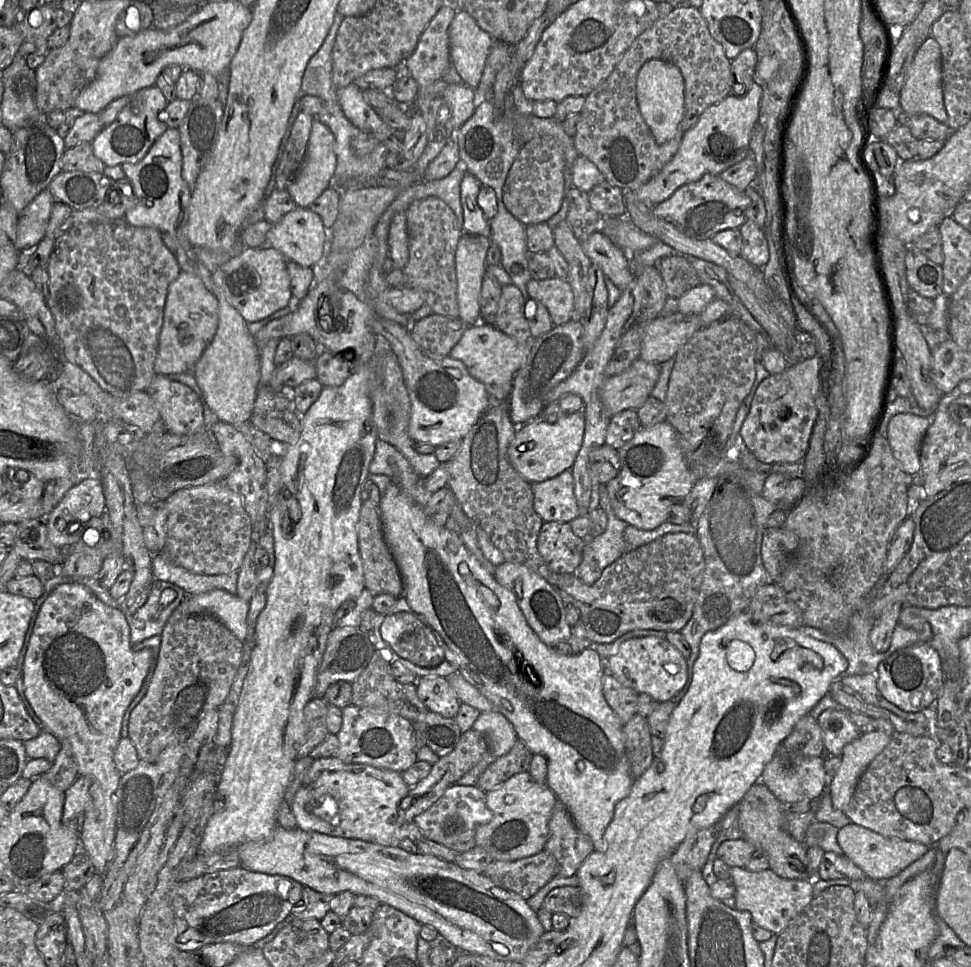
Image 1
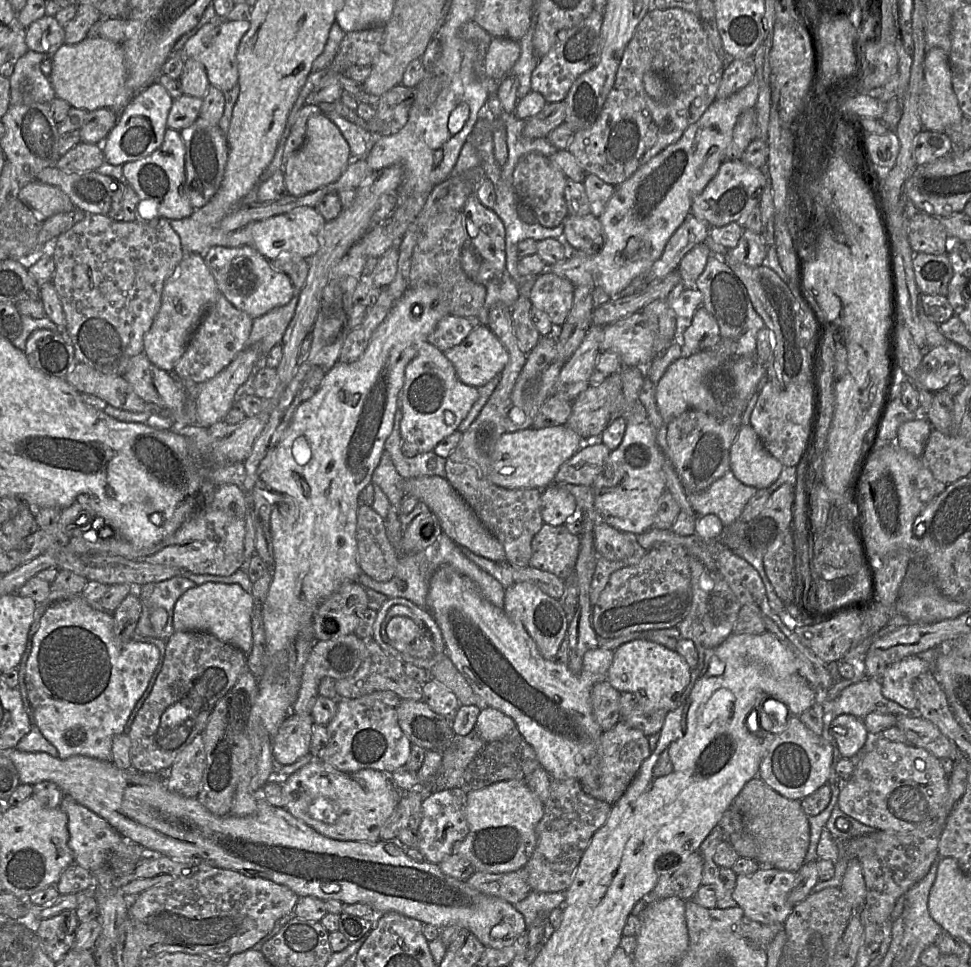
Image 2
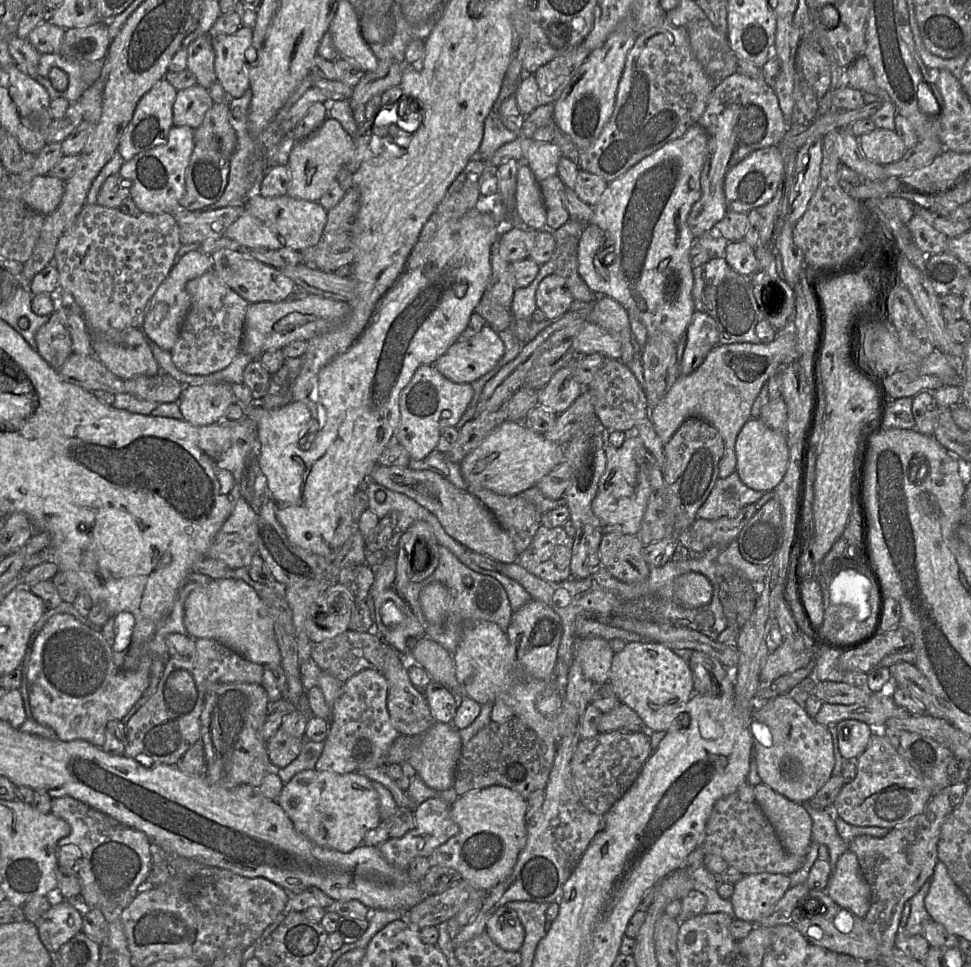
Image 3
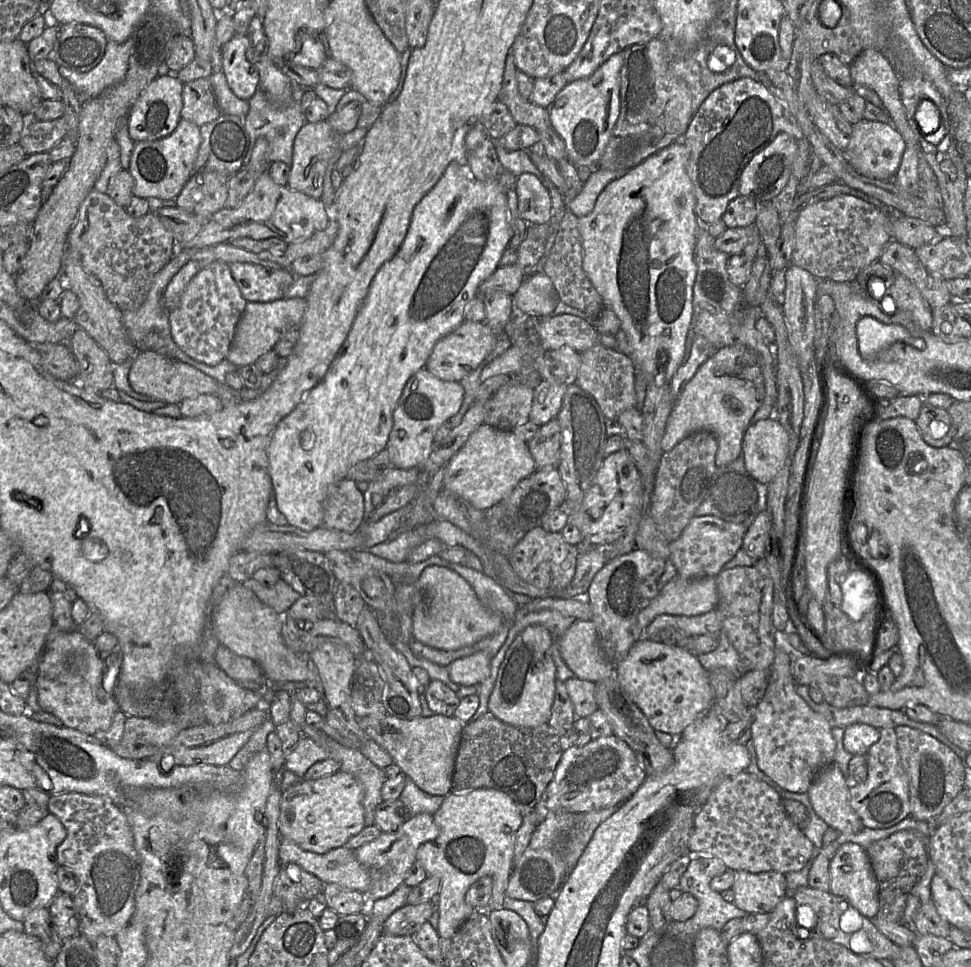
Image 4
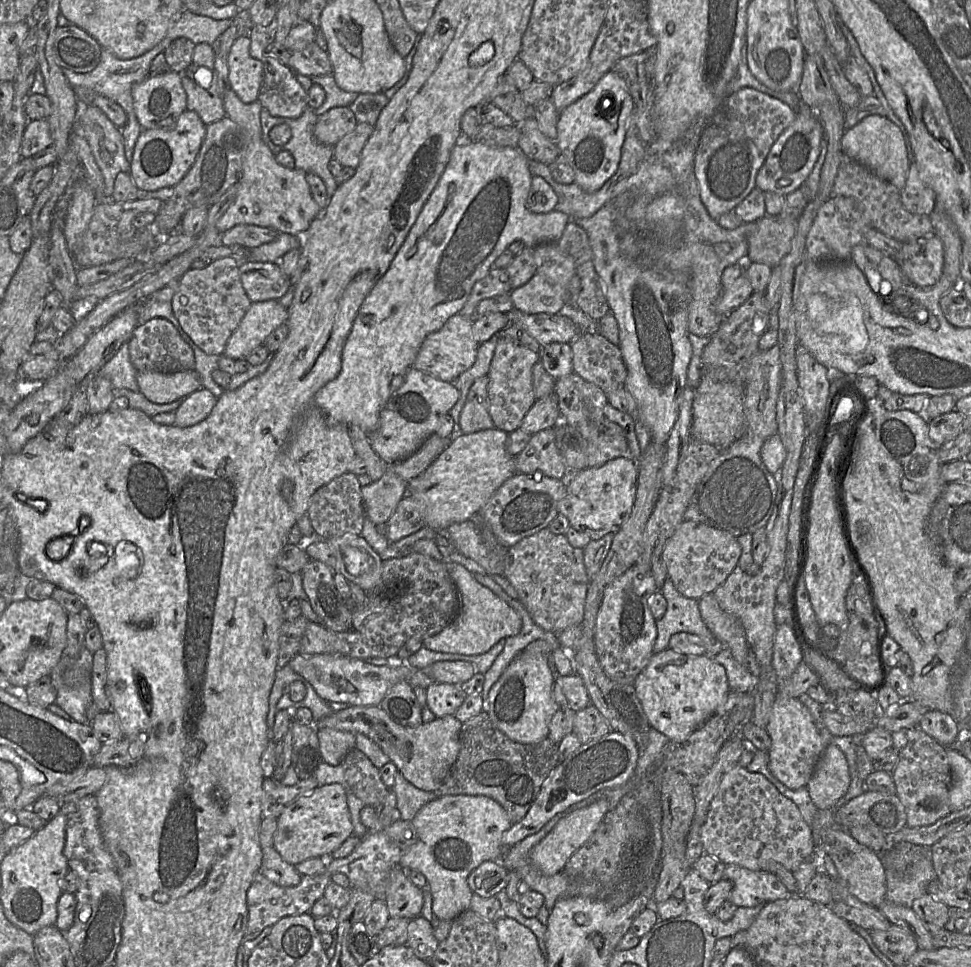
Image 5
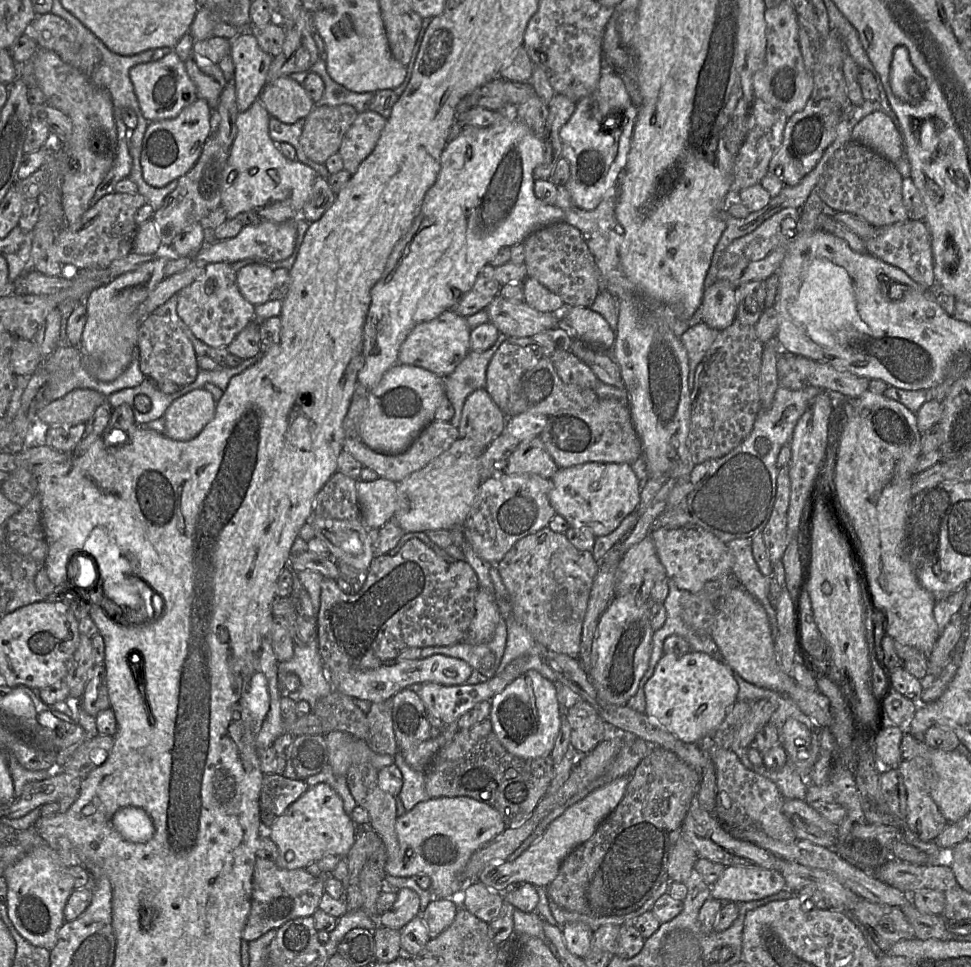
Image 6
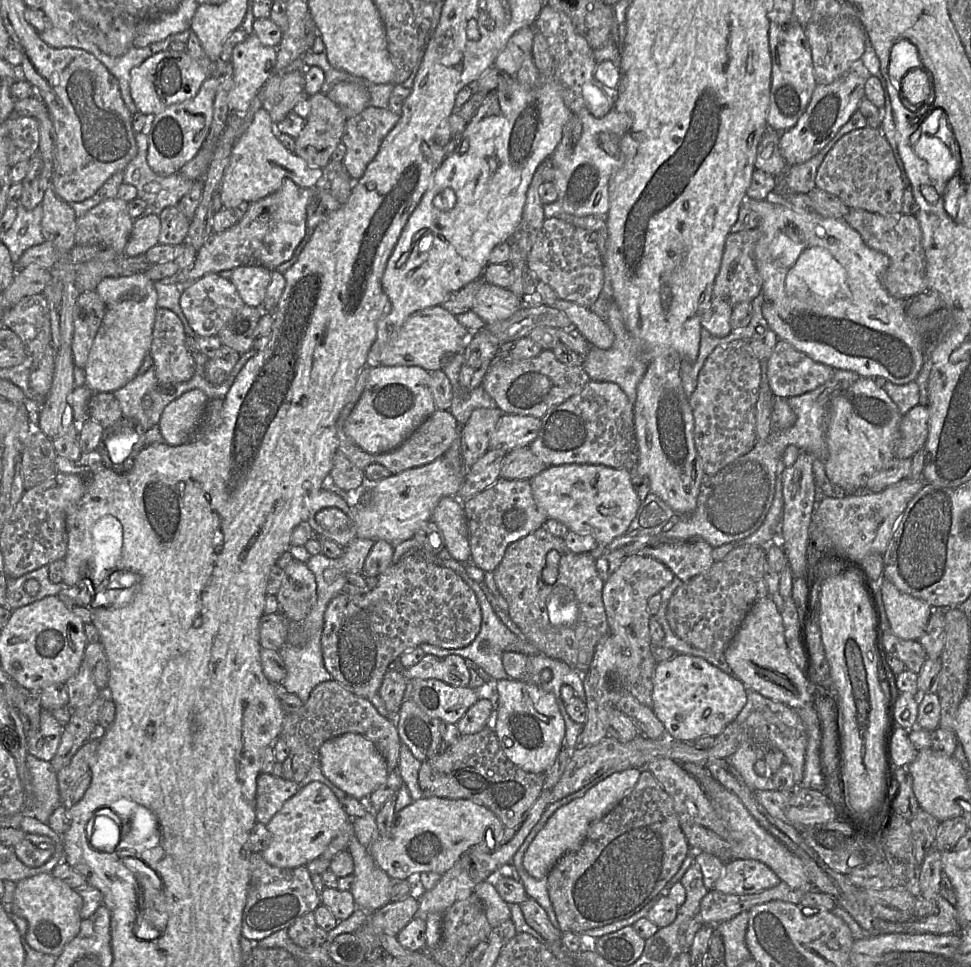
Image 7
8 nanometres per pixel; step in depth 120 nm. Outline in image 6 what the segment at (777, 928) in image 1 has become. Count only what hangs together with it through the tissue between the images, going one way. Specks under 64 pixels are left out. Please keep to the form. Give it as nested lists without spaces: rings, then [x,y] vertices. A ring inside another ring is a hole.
[[[726,866],[720,878],[711,885],[711,897],[721,902],[745,903],[760,900],[786,889],[785,880],[779,871],[759,866]]]

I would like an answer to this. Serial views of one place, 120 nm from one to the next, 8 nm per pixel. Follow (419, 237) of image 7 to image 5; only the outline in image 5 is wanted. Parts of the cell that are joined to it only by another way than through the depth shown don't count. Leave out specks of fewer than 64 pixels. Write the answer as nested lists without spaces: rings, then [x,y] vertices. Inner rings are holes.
[[[466,140],[458,142],[453,147],[449,163],[411,227],[404,243],[398,250],[385,274],[378,280],[364,299],[344,343],[341,370],[338,376],[325,384],[314,396],[314,405],[331,421],[347,425],[348,427],[357,425],[369,435],[378,425],[381,409],[390,396],[402,385],[409,368],[413,367],[417,353],[426,336],[439,330],[451,316],[460,312],[468,300],[474,284],[487,275],[497,257],[514,241],[521,241],[525,246],[529,247],[558,242],[567,223],[570,221],[570,217],[566,213],[556,209],[548,213],[533,213],[527,209],[526,202],[532,177],[533,175],[528,167],[528,158],[518,147],[496,147],[481,142],[469,142]]]

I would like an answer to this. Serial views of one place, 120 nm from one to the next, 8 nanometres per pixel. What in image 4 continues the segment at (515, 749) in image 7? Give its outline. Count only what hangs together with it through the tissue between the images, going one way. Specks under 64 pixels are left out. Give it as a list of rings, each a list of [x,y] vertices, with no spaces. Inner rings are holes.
[[[530,625],[520,632],[499,668],[488,709],[509,725],[535,728],[548,723],[555,696],[556,668],[551,655],[554,637],[541,625]]]

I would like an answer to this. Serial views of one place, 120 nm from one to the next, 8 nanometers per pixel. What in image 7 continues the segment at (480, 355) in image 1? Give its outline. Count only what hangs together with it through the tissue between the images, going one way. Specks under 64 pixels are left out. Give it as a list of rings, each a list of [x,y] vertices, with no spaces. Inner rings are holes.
[[[441,305],[413,313],[400,329],[394,331],[379,357],[382,366],[418,366],[428,372],[442,370],[452,358],[463,351],[471,332],[458,322],[456,316]]]

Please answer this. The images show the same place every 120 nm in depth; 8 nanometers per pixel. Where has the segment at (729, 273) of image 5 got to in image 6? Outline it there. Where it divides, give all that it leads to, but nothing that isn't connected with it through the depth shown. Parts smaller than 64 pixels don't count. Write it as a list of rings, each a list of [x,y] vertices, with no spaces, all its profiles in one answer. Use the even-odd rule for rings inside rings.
[[[717,280],[704,290],[699,314],[702,323],[722,331],[736,320],[736,288],[729,283]]]

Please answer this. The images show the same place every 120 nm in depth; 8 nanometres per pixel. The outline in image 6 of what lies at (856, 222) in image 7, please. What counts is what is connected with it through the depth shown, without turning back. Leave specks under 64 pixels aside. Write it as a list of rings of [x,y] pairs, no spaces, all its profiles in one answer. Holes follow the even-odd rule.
[[[908,219],[904,222],[875,227],[872,235],[862,240],[868,253],[887,264],[899,268],[917,284],[926,288],[935,284],[931,237],[923,221]]]

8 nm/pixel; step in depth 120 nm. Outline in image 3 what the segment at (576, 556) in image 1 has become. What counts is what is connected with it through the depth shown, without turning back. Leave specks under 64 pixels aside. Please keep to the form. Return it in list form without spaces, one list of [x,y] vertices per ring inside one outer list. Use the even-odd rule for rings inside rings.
[[[541,525],[527,549],[519,555],[517,563],[540,579],[563,582],[571,577],[573,544],[574,538],[566,533],[563,526],[546,528]]]

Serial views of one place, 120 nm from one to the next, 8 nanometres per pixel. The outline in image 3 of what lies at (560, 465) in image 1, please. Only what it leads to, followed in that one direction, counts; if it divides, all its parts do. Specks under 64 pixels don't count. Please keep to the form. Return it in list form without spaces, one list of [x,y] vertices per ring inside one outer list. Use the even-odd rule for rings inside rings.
[[[506,421],[494,429],[481,444],[459,463],[466,484],[500,495],[518,495],[563,461],[565,445],[547,440],[543,434],[526,428],[522,422]]]

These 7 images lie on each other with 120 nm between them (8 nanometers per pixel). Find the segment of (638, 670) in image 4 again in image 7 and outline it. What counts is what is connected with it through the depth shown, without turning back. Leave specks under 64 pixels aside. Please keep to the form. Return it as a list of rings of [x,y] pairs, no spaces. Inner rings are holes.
[[[676,654],[668,661],[657,663],[653,674],[652,710],[667,733],[676,741],[692,743],[702,736],[717,737],[734,721],[747,701],[744,684],[705,659],[687,654]]]

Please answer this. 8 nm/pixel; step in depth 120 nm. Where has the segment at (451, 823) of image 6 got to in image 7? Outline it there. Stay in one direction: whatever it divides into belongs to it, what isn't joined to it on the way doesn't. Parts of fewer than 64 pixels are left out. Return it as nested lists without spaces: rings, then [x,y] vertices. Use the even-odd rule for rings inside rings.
[[[423,797],[395,813],[388,834],[370,847],[379,867],[393,880],[407,879],[414,873],[427,871],[445,874],[471,847],[493,835],[499,843],[504,825],[488,808],[467,799]]]

